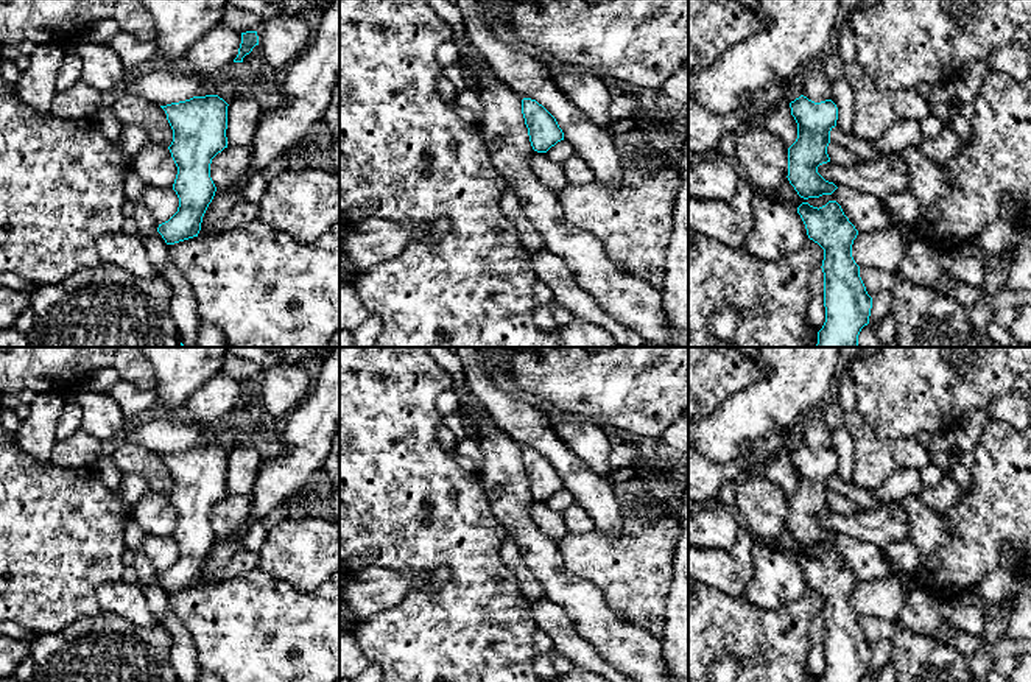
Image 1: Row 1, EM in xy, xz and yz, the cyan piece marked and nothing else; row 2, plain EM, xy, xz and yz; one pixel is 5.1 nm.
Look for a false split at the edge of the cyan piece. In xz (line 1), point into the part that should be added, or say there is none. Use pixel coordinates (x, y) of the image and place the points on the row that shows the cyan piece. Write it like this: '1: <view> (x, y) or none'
1: none

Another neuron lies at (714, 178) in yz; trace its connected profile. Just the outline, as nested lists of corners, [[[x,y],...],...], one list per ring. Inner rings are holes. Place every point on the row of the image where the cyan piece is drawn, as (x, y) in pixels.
[[[723,156],[706,157],[688,167],[688,198],[730,201],[740,179]]]

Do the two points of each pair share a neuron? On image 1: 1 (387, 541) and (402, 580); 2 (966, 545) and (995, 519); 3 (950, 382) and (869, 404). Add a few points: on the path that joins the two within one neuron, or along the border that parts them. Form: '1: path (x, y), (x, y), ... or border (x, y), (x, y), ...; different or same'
1: border (363, 567), (435, 572); different
2: path (974, 537), (988, 523); same
3: path (930, 382), (916, 382), (900, 393), (890, 396); same

